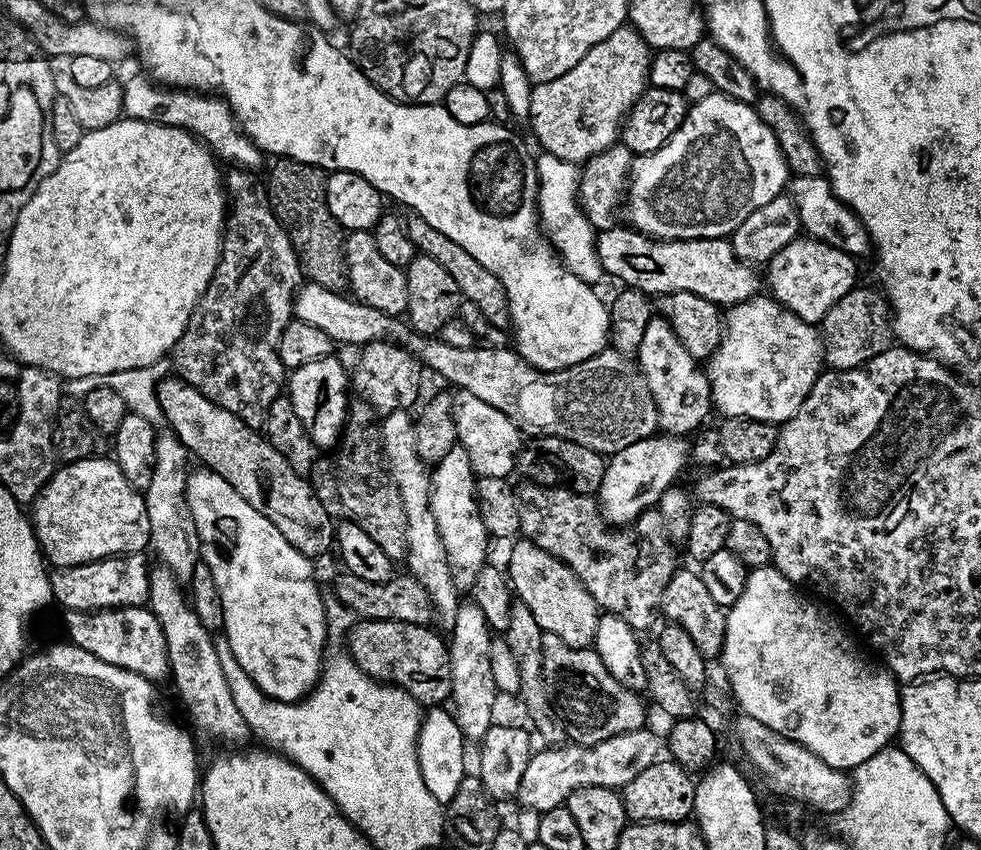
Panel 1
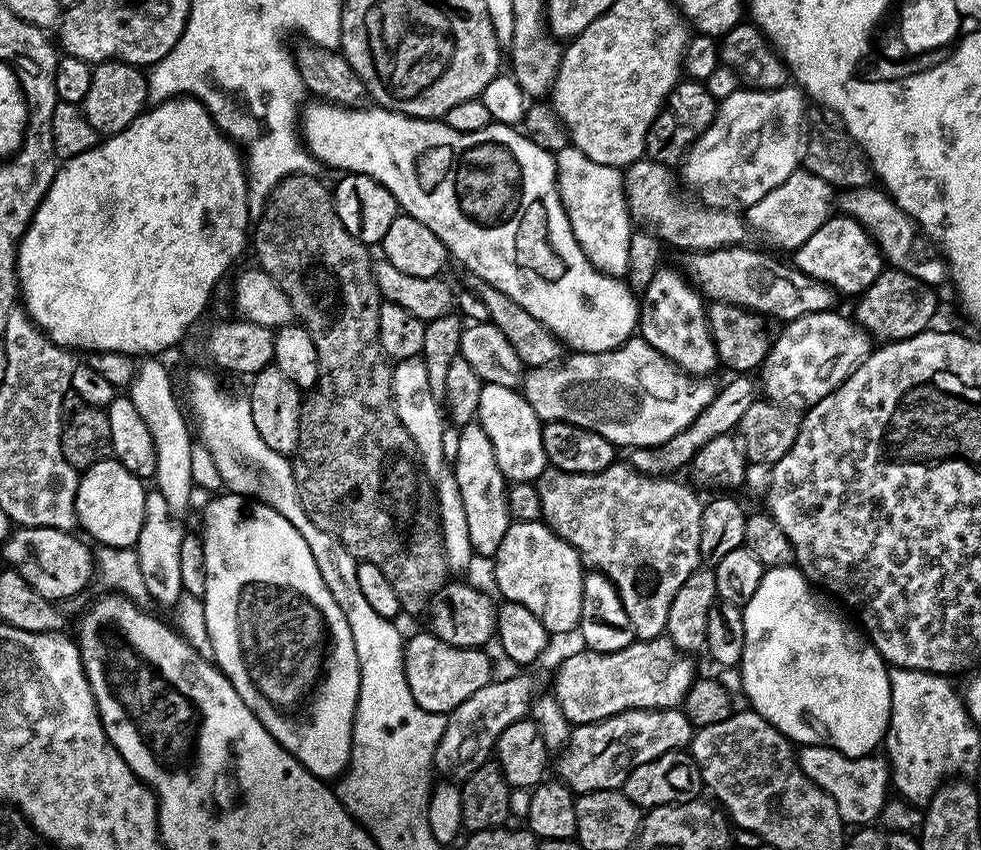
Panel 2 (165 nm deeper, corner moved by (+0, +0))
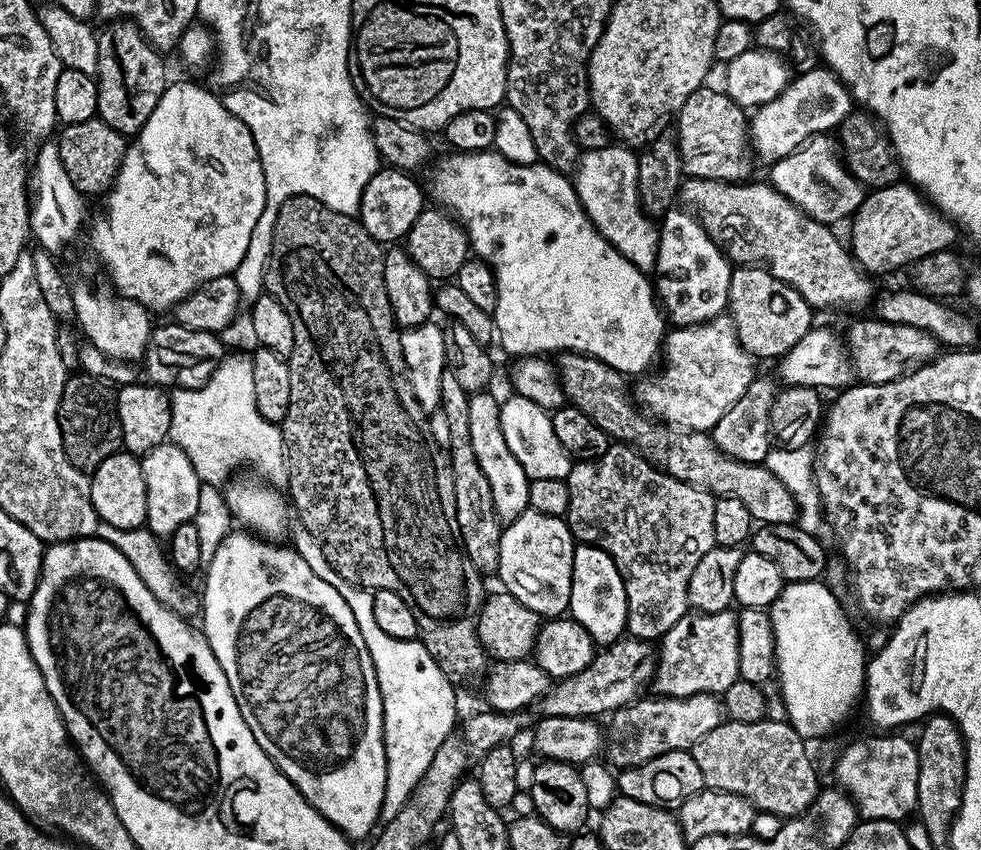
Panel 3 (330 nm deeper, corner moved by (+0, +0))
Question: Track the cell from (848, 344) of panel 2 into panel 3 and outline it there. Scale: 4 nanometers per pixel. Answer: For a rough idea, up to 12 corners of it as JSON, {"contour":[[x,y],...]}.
{"contour":[[879,318],[854,321],[855,375],[896,380],[938,355],[935,337]]}

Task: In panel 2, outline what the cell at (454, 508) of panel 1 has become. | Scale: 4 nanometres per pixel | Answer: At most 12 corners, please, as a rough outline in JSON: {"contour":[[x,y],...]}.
{"contour":[[482,425],[456,440],[472,550],[495,557],[510,523],[510,484]]}

